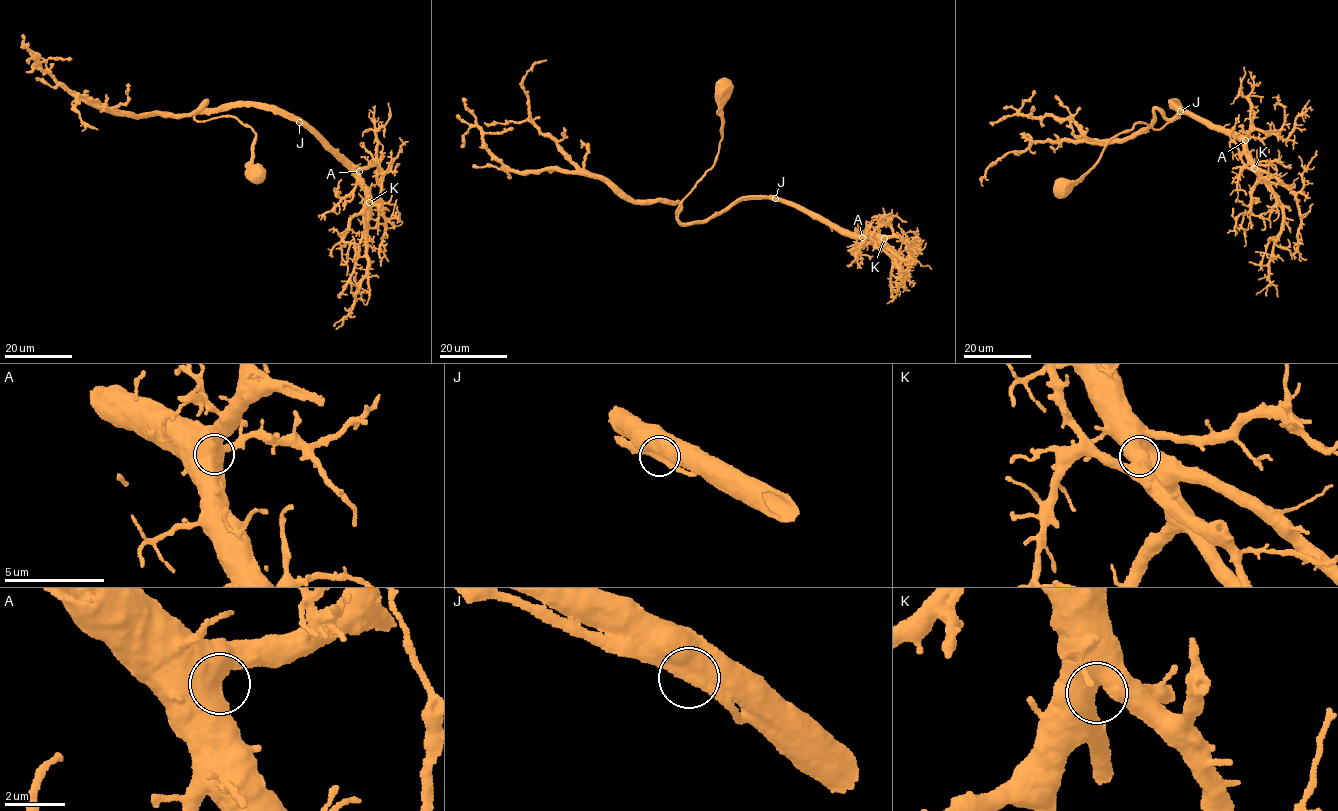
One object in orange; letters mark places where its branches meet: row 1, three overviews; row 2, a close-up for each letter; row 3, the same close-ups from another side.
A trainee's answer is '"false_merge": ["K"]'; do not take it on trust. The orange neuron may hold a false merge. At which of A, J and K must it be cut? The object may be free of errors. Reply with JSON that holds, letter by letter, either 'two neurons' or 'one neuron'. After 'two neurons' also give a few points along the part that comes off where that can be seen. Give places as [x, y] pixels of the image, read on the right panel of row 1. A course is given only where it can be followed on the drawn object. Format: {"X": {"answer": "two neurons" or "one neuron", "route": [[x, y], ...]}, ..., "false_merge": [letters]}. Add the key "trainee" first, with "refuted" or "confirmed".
{"trainee": "refuted", "A": {"answer": "one neuron"}, "J": {"answer": "one neuron"}, "K": {"answer": "one neuron"}, "false_merge": []}

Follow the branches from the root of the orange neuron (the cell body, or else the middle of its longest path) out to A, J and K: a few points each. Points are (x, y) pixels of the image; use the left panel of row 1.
A: (258, 170), (251, 127), (231, 116), (199, 121), (198, 112), (282, 110), (359, 171)
J: (258, 170), (251, 163), (251, 127), (231, 116), (199, 121), (198, 112), (262, 105), (299, 123)
K: (258, 170), (251, 127), (231, 116), (199, 121), (198, 112), (262, 105), (299, 117), (342, 155), (369, 202)

